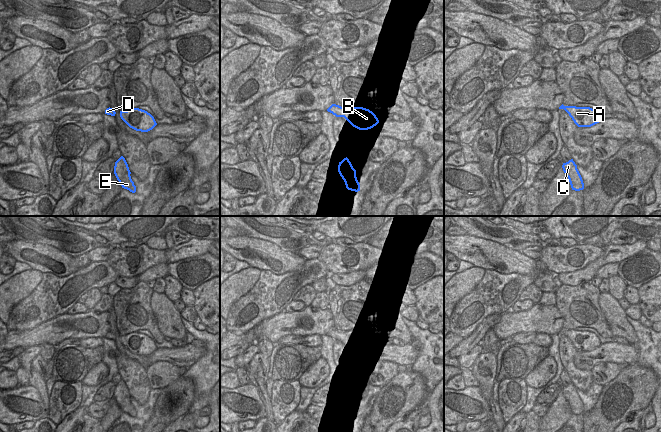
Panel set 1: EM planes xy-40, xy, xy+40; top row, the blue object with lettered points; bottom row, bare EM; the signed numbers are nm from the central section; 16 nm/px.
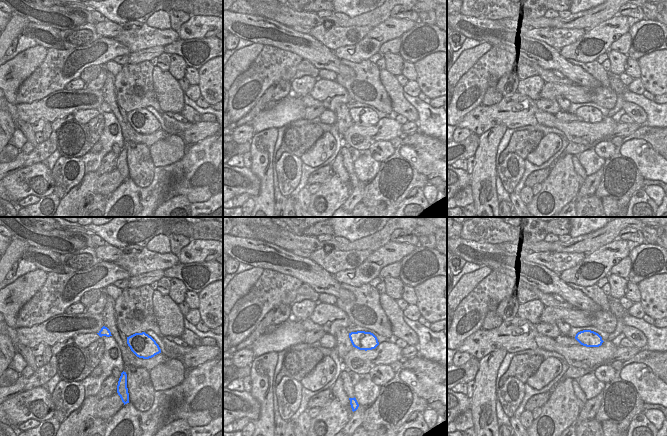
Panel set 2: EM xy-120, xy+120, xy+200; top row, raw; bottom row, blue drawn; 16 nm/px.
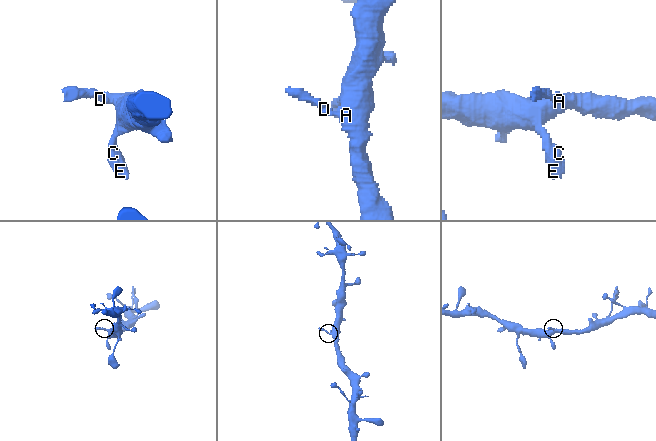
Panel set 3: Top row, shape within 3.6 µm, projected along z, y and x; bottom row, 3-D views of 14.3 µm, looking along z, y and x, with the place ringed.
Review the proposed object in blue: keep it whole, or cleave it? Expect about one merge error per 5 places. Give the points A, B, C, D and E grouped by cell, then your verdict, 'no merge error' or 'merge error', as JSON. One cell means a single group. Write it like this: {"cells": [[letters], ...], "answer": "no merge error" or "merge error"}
{"cells": [["A", "B", "C", "D", "E"]], "answer": "no merge error"}

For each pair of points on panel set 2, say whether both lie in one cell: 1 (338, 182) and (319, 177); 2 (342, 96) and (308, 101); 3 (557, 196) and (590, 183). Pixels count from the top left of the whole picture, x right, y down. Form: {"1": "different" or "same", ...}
{"1": "different", "2": "same", "3": "different"}

